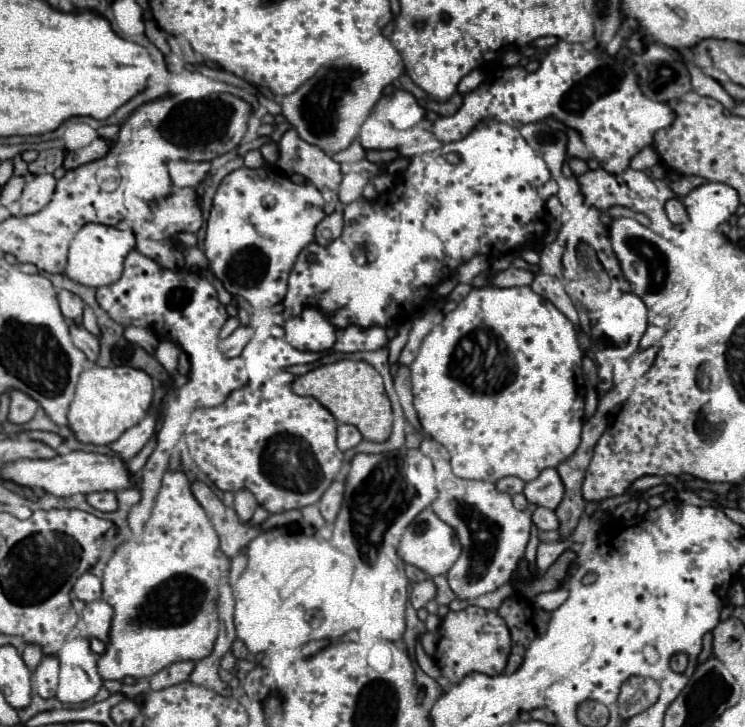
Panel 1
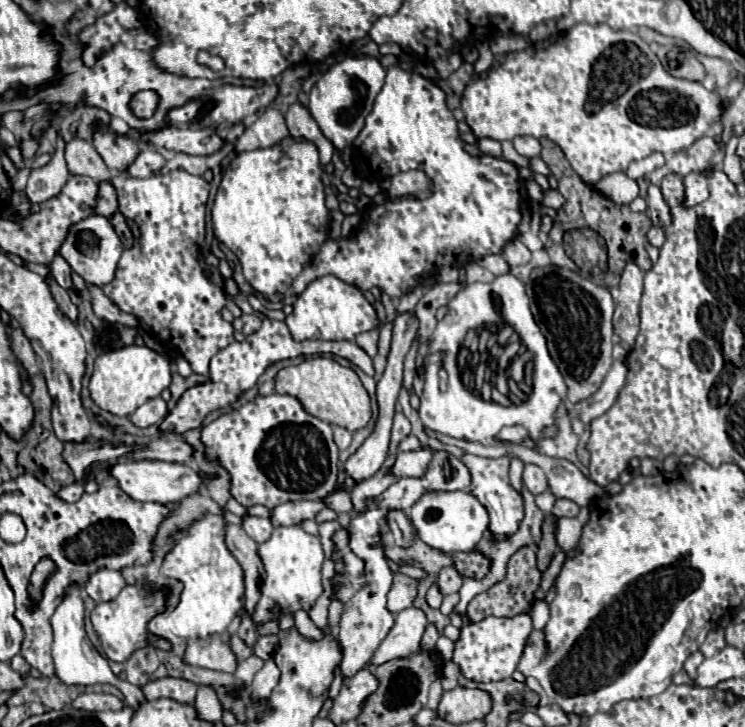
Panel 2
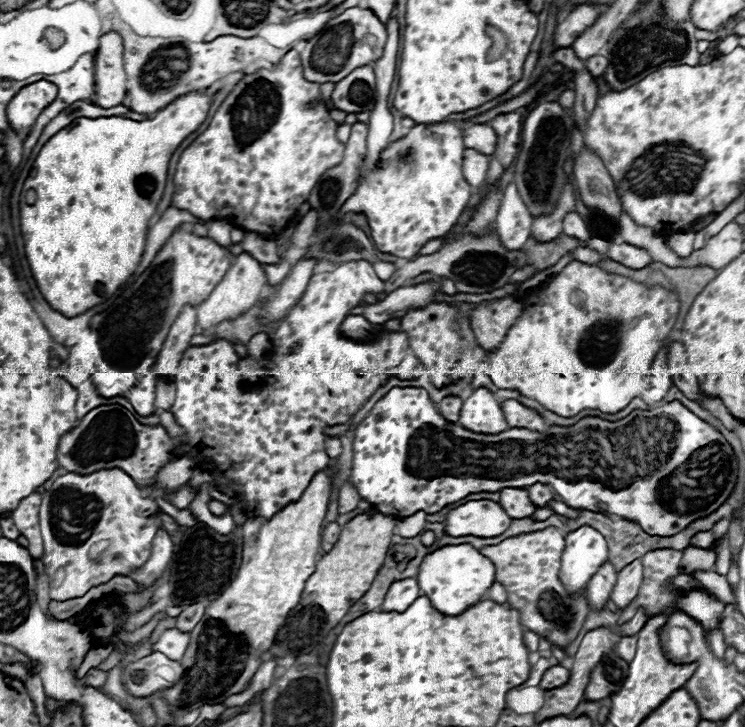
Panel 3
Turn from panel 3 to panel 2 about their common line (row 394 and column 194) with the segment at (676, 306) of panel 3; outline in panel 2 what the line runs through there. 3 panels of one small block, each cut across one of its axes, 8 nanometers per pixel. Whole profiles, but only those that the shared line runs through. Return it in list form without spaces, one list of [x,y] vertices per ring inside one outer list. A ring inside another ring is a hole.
[[[206,514],[194,522],[192,528],[176,536],[174,550],[166,556],[162,572],[184,582],[180,604],[174,612],[164,612],[152,620],[152,632],[170,638],[170,634],[196,640],[214,632],[224,634],[232,618],[242,610],[244,572],[232,552],[226,548],[226,520],[222,516]]]

